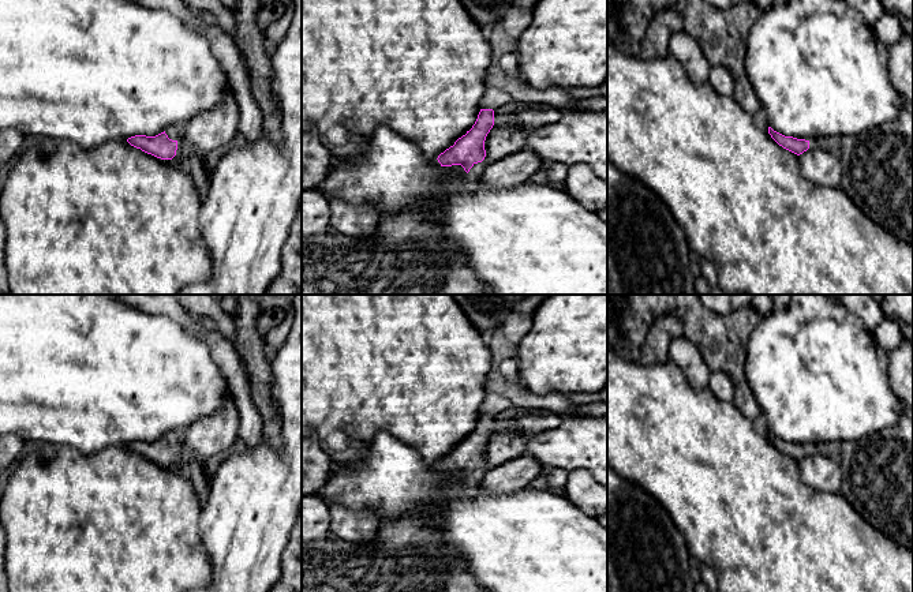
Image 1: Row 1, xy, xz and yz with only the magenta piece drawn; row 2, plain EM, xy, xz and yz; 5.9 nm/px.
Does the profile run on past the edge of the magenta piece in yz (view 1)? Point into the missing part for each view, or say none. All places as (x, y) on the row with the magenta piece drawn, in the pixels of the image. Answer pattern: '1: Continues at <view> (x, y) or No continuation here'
1: Continues at yz (876, 165)

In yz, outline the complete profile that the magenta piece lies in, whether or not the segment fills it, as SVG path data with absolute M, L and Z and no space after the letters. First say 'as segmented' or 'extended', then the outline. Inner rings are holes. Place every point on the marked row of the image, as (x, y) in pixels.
extended; M903 106L895 120L856 136L824 136L811 140L785 136L768 127L771 138L800 156L809 147L823 149L841 162L841 188L875 224L913 246L913 109Z

